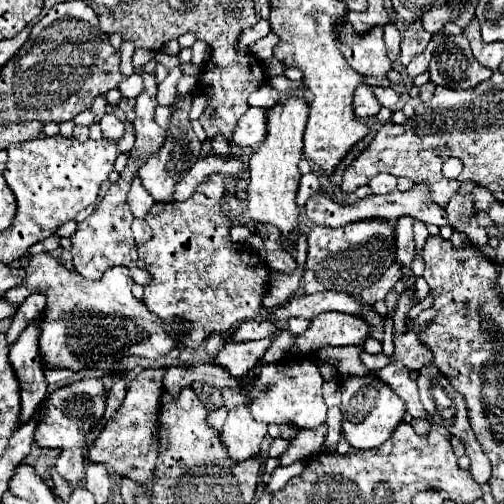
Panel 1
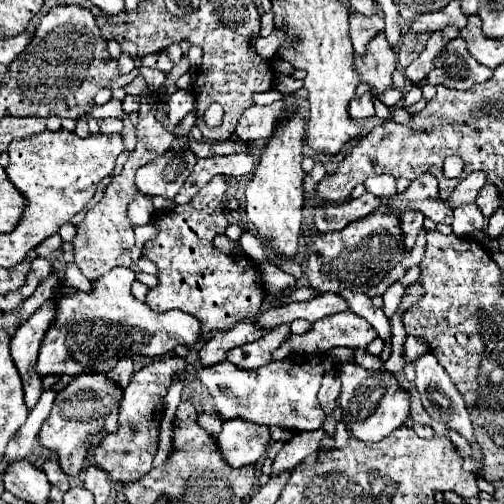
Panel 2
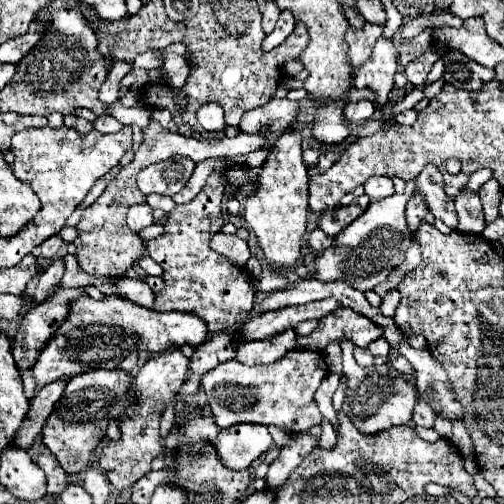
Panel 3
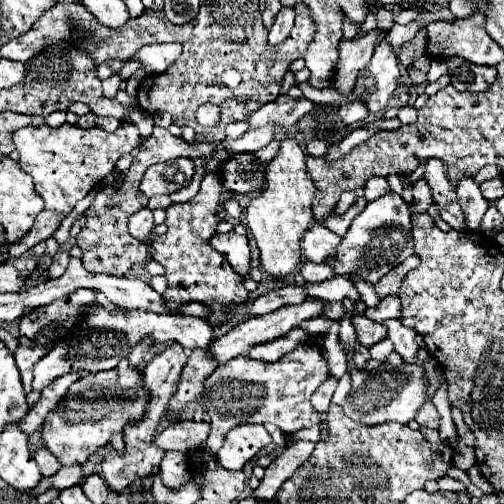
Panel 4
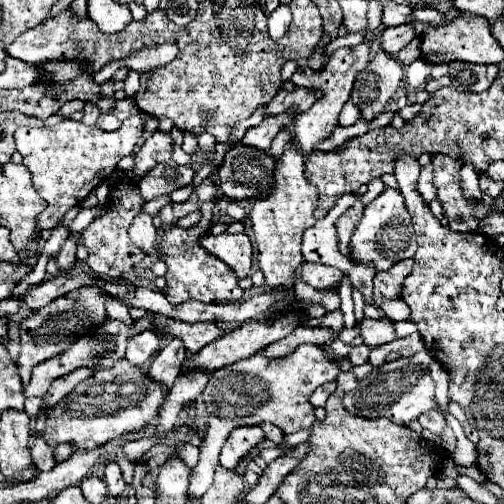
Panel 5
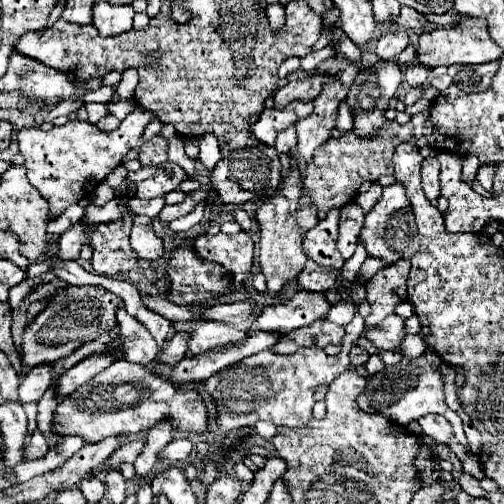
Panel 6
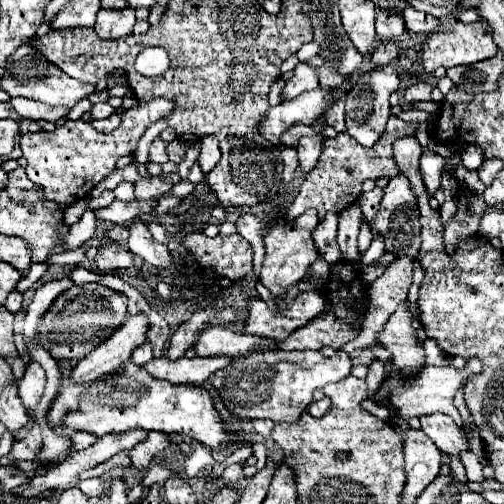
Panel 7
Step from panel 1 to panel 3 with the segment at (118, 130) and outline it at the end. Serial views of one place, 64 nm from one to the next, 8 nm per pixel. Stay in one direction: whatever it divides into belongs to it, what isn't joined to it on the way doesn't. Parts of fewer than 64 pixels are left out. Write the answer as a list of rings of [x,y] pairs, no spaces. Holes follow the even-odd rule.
[[[98,116],[98,120],[94,122],[94,128],[104,134],[110,134],[110,132],[118,132],[122,128],[122,124],[112,116]]]

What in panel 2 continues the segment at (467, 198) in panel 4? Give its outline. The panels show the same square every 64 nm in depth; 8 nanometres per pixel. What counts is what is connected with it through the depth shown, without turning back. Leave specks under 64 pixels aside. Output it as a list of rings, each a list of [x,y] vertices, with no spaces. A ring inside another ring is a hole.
[[[464,204],[460,208],[454,210],[454,222],[452,222],[452,230],[456,236],[470,236],[470,232],[484,228],[486,226],[486,218],[482,216],[480,208],[476,208],[476,204]]]

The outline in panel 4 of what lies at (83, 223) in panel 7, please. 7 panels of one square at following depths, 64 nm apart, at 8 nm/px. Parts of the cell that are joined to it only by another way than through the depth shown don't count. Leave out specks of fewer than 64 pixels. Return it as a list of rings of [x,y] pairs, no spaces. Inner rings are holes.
[[[60,250],[60,252],[52,258],[52,262],[50,262],[48,272],[46,272],[46,278],[48,278],[48,280],[52,280],[52,278],[60,278],[60,276],[64,274],[66,266],[68,266],[68,260],[70,260],[70,254]]]

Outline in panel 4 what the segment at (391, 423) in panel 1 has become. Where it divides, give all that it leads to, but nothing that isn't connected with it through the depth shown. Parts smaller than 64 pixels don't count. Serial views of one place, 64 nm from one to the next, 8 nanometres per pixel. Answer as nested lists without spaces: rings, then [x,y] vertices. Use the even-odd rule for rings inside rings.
[[[344,316],[342,322],[340,322],[338,338],[340,338],[340,344],[342,344],[346,360],[348,360],[346,372],[352,376],[352,390],[342,404],[348,418],[352,418],[354,422],[364,424],[364,426],[376,426],[376,424],[384,424],[384,422],[408,424],[414,418],[416,410],[426,400],[426,386],[422,382],[422,372],[424,370],[418,364],[408,364],[408,362],[404,362],[398,368],[392,366],[392,364],[380,364],[374,370],[362,370],[362,368],[354,366],[354,360],[352,360],[354,328],[352,328],[348,316]]]

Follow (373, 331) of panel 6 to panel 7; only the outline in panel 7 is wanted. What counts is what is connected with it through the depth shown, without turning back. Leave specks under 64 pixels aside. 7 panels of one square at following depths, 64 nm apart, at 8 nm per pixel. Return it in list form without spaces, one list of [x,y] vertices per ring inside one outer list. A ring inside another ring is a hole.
[[[408,302],[400,304],[400,308],[388,318],[376,342],[382,344],[394,356],[394,366],[400,368],[404,376],[412,376],[412,372],[420,370],[426,364],[426,356],[424,348],[416,342],[412,314],[406,310],[406,304]]]

